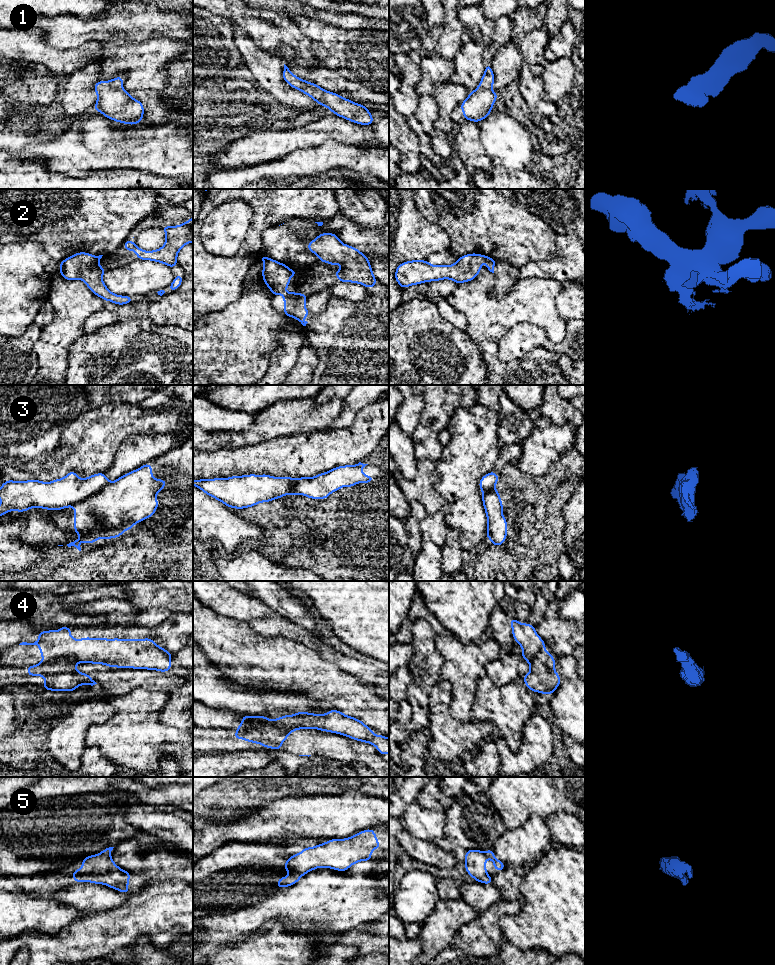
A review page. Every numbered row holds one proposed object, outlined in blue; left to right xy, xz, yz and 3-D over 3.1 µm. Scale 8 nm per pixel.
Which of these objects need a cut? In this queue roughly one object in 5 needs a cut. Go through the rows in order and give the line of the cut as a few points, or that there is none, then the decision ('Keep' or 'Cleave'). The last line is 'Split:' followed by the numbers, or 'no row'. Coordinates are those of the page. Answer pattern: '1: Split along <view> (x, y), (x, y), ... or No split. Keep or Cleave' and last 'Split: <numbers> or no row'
1: No split. Keep
2: No split. Keep
3: Split along xy (110, 482), (74, 506). Cleave
4: Split along xz (299, 729), (278, 728), (255, 722), (244, 732), (236, 733). Cleave
5: No split. Keep
Split: 3, 4

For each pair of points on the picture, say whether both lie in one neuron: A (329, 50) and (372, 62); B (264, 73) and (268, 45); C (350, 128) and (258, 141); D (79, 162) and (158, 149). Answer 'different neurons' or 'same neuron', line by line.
A: same neuron
B: different neurons
C: same neuron
D: same neuron

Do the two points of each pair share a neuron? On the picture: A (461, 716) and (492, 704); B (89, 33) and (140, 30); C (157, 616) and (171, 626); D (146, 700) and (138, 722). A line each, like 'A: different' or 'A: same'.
A: different
B: same
C: different
D: same

